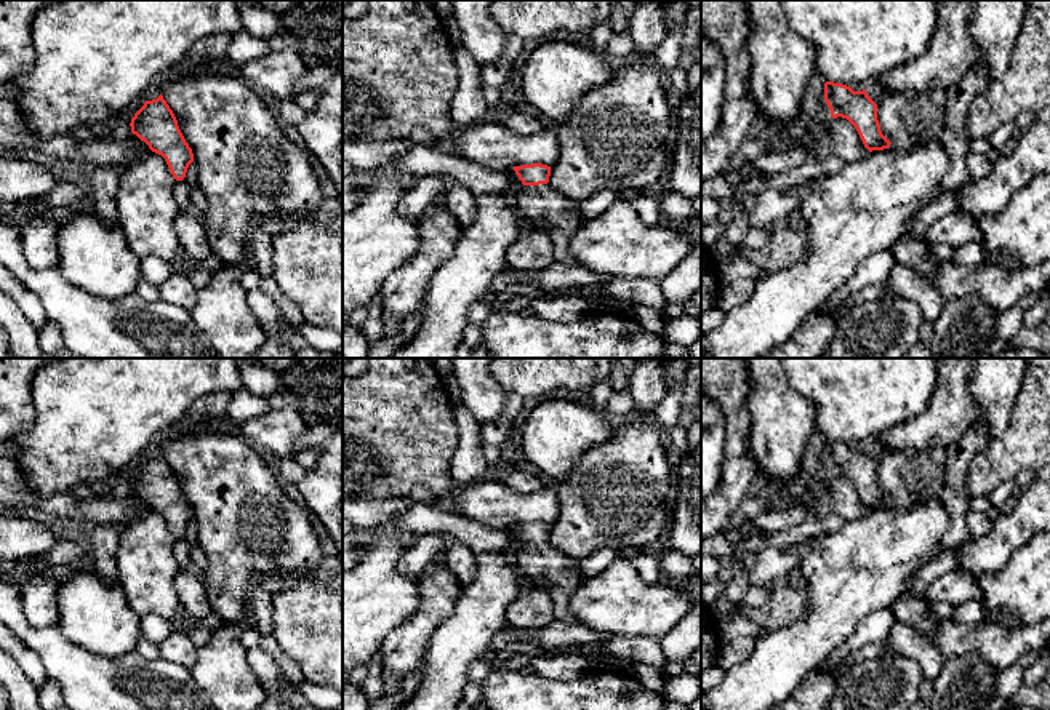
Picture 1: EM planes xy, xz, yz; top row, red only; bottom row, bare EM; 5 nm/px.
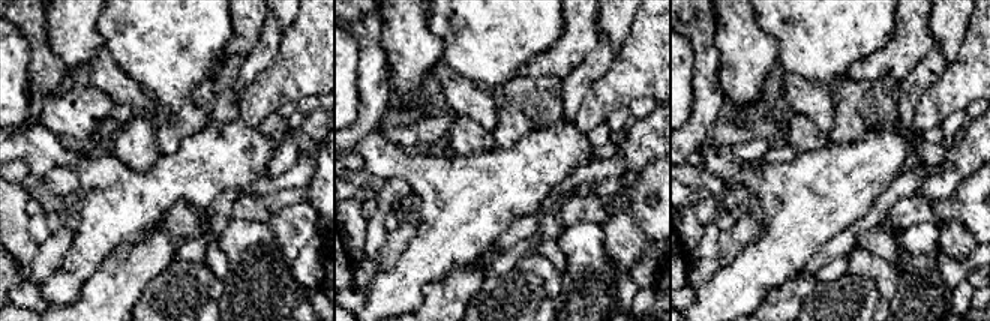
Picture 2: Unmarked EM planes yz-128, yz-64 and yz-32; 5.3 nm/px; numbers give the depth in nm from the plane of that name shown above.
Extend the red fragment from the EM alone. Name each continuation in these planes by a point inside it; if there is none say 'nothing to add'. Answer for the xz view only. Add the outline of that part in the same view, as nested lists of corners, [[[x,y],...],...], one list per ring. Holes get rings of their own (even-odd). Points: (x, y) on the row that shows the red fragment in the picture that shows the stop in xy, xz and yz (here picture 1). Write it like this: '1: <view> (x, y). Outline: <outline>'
1: xz (541, 203). Outline: [[[539,184],[525,185],[517,193],[517,208],[533,222],[546,225],[555,261],[576,264],[570,256],[570,241],[583,225],[579,221],[579,201],[565,198],[547,184]]]

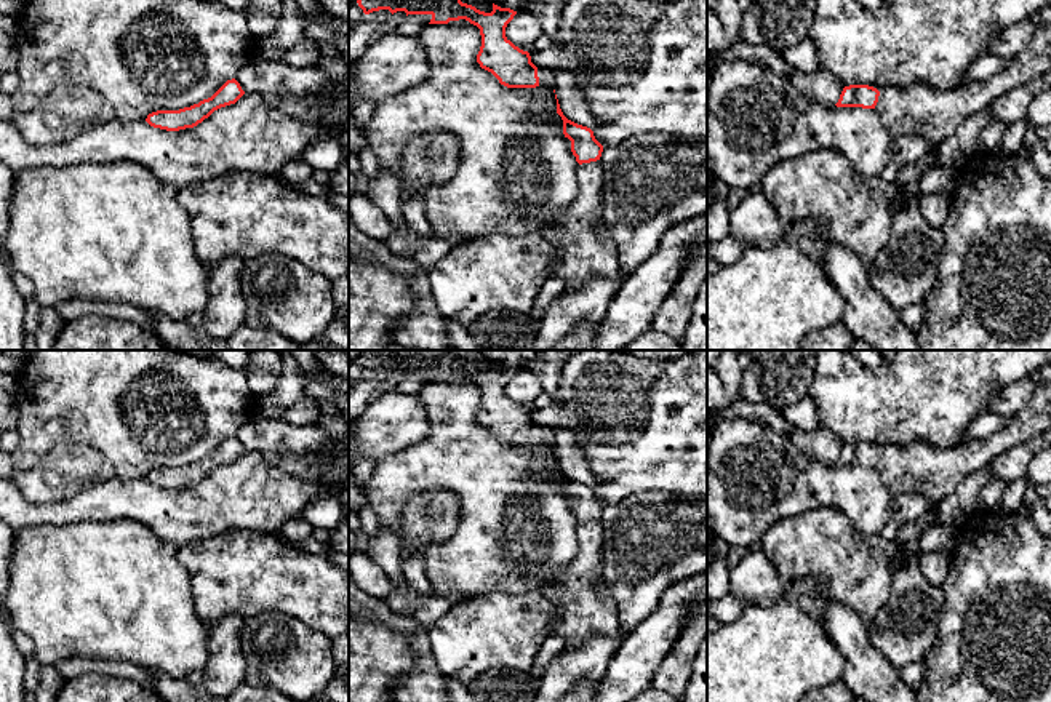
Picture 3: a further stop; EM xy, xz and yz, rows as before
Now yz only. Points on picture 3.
1: yz (933, 114). Outline: [[[1043,24],[1038,32],[1011,58],[1008,66],[993,77],[965,83],[952,90],[933,88],[929,85],[912,85],[905,90],[883,88],[875,106],[881,123],[889,136],[920,136],[937,146],[952,136],[971,115],[985,110],[998,96],[1011,88],[1022,86],[1051,70],[1051,24]]]

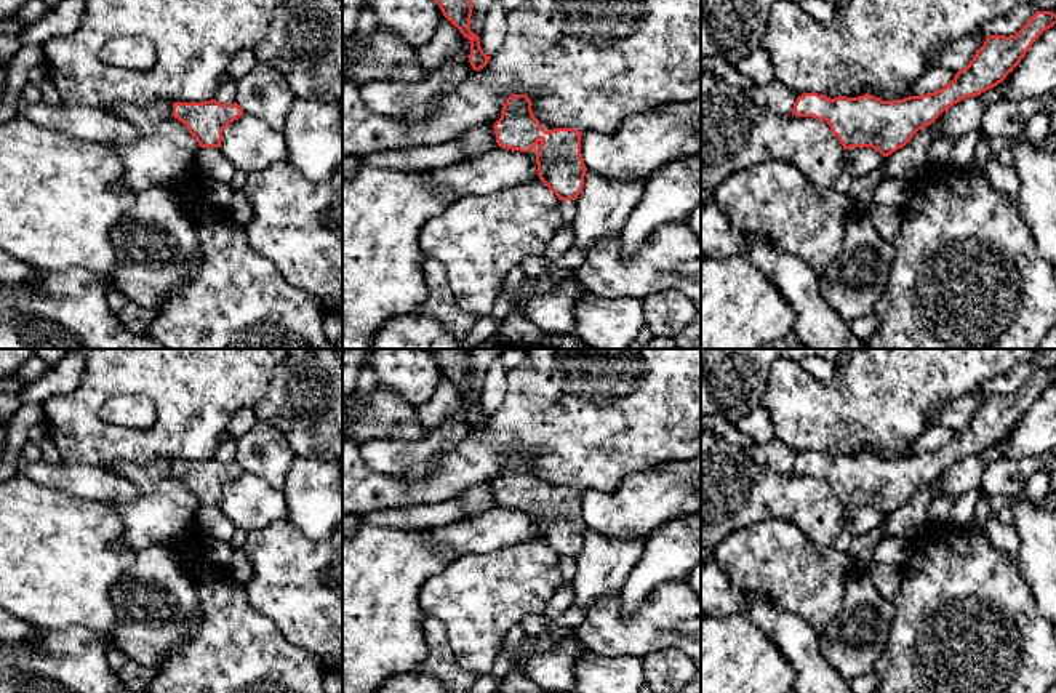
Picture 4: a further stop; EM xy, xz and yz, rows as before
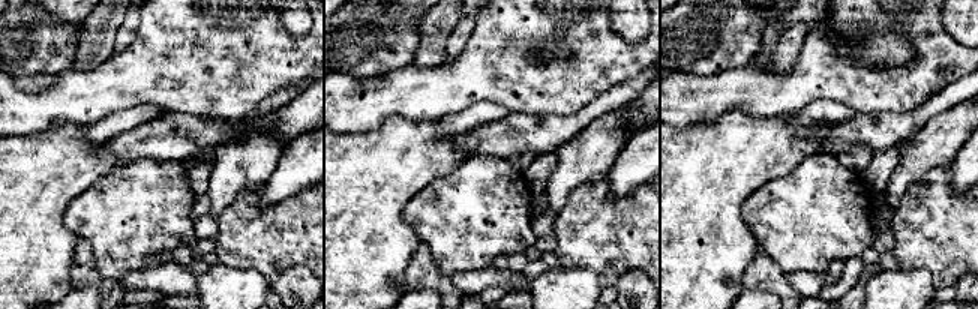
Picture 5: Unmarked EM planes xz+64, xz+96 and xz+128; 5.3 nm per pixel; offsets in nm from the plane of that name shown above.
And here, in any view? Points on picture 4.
nothing to add

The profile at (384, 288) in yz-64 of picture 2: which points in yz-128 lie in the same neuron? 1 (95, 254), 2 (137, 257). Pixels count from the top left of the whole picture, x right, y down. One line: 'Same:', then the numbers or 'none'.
Same: 1

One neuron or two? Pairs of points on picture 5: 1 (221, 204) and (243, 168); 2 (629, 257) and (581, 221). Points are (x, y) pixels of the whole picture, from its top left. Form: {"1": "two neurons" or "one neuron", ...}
{"1": "one neuron", "2": "one neuron"}

